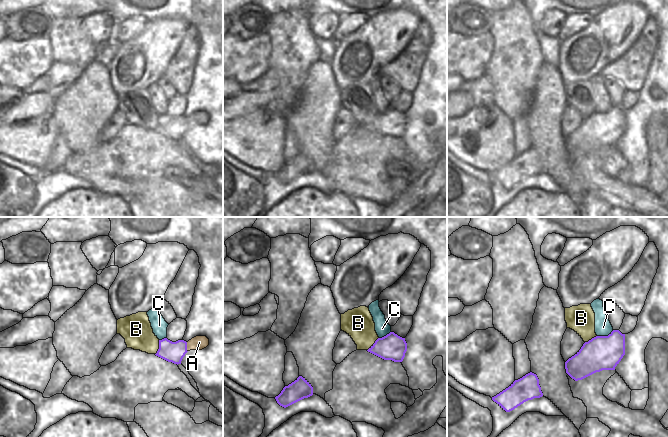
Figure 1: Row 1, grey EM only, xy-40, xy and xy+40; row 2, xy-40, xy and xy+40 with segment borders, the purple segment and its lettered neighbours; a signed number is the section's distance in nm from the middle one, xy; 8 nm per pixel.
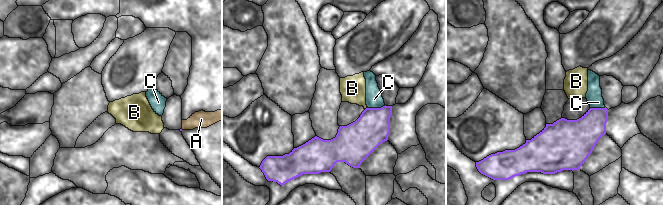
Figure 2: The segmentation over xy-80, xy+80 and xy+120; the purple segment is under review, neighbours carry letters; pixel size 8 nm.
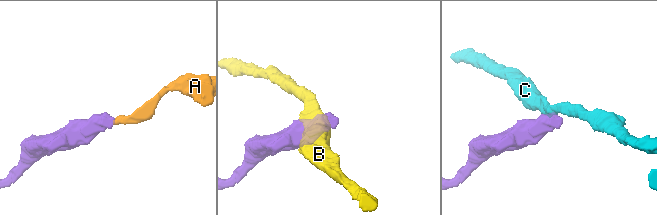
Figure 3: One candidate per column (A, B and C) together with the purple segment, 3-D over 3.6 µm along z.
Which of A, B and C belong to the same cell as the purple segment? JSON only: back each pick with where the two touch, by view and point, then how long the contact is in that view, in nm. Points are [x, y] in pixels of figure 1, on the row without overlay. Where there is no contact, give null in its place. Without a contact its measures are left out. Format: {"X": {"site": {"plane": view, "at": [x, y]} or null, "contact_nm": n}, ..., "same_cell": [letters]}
{"A": {"site": {"plane": "xy-40", "at": [186, 123]}, "contact_nm": 80}, "same_cell": ["A"]}

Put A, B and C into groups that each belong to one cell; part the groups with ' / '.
A / B / C

